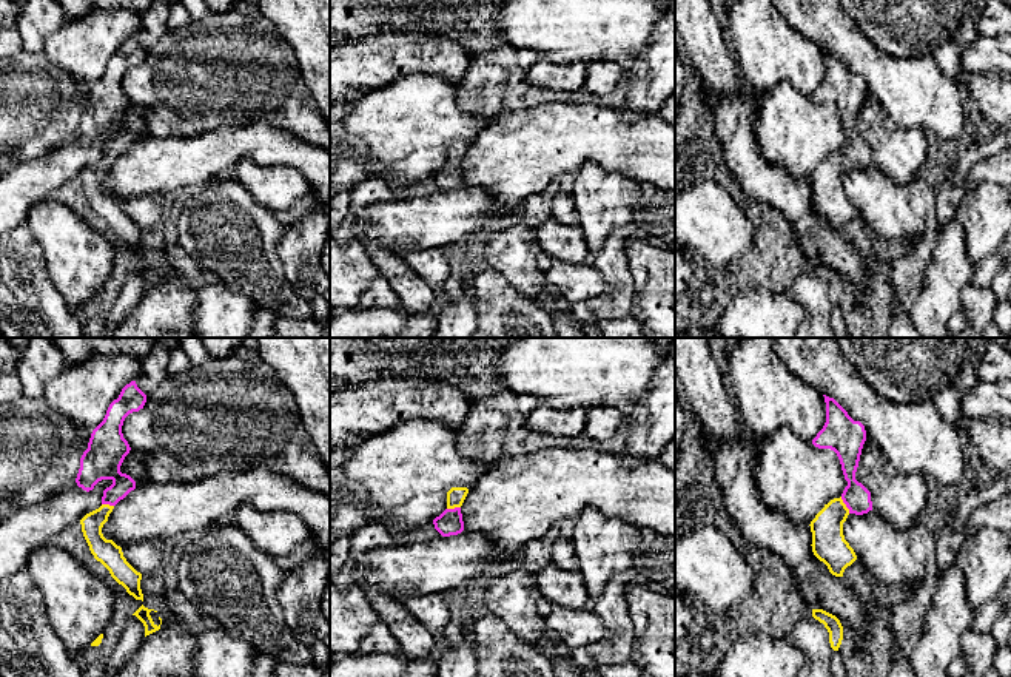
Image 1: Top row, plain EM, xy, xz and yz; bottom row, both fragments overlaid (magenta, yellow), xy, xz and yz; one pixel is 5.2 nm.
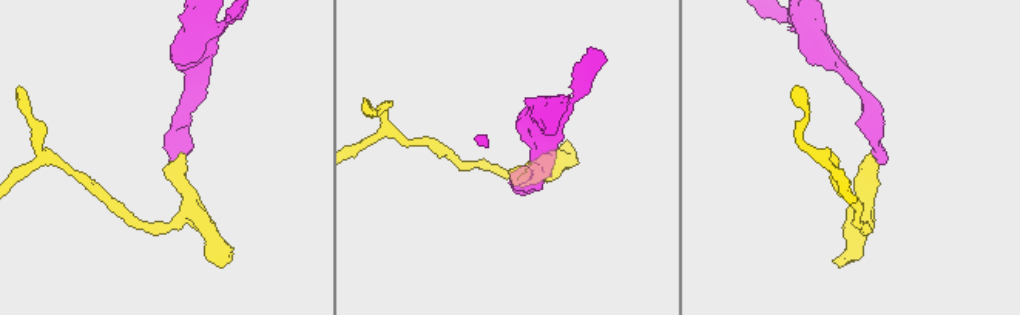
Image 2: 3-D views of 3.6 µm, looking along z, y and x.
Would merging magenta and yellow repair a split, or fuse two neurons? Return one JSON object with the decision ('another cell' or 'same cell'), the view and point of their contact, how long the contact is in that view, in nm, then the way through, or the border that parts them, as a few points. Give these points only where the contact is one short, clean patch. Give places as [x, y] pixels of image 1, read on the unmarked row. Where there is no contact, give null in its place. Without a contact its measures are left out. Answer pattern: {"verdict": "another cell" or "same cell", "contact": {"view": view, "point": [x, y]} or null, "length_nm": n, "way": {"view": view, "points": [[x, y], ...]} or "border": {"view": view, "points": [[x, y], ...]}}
{"verdict": "same cell", "contact": {"view": "yz", "point": [845, 158]}, "length_nm": 100, "way": {"view": "yz", "points": [[857, 153], [845, 158], [829, 175], [829, 201]]}}

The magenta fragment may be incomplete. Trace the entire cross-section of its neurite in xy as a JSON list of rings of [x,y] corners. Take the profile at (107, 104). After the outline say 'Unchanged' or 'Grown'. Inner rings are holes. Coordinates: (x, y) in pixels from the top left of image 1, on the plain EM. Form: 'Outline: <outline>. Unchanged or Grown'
Outline: [[[136,35],[122,43],[119,52],[109,59],[103,76],[92,85],[76,133],[77,140],[86,147],[92,145],[102,134],[113,136],[103,145],[102,160],[80,174],[82,187],[94,213],[109,225],[111,231],[129,250],[142,256],[142,228],[126,216],[120,200],[103,191],[102,182],[114,160],[136,143],[136,136],[120,126],[120,120],[131,105],[123,93],[122,80],[125,72],[143,63],[145,57],[146,49],[137,42]]]. Grown

